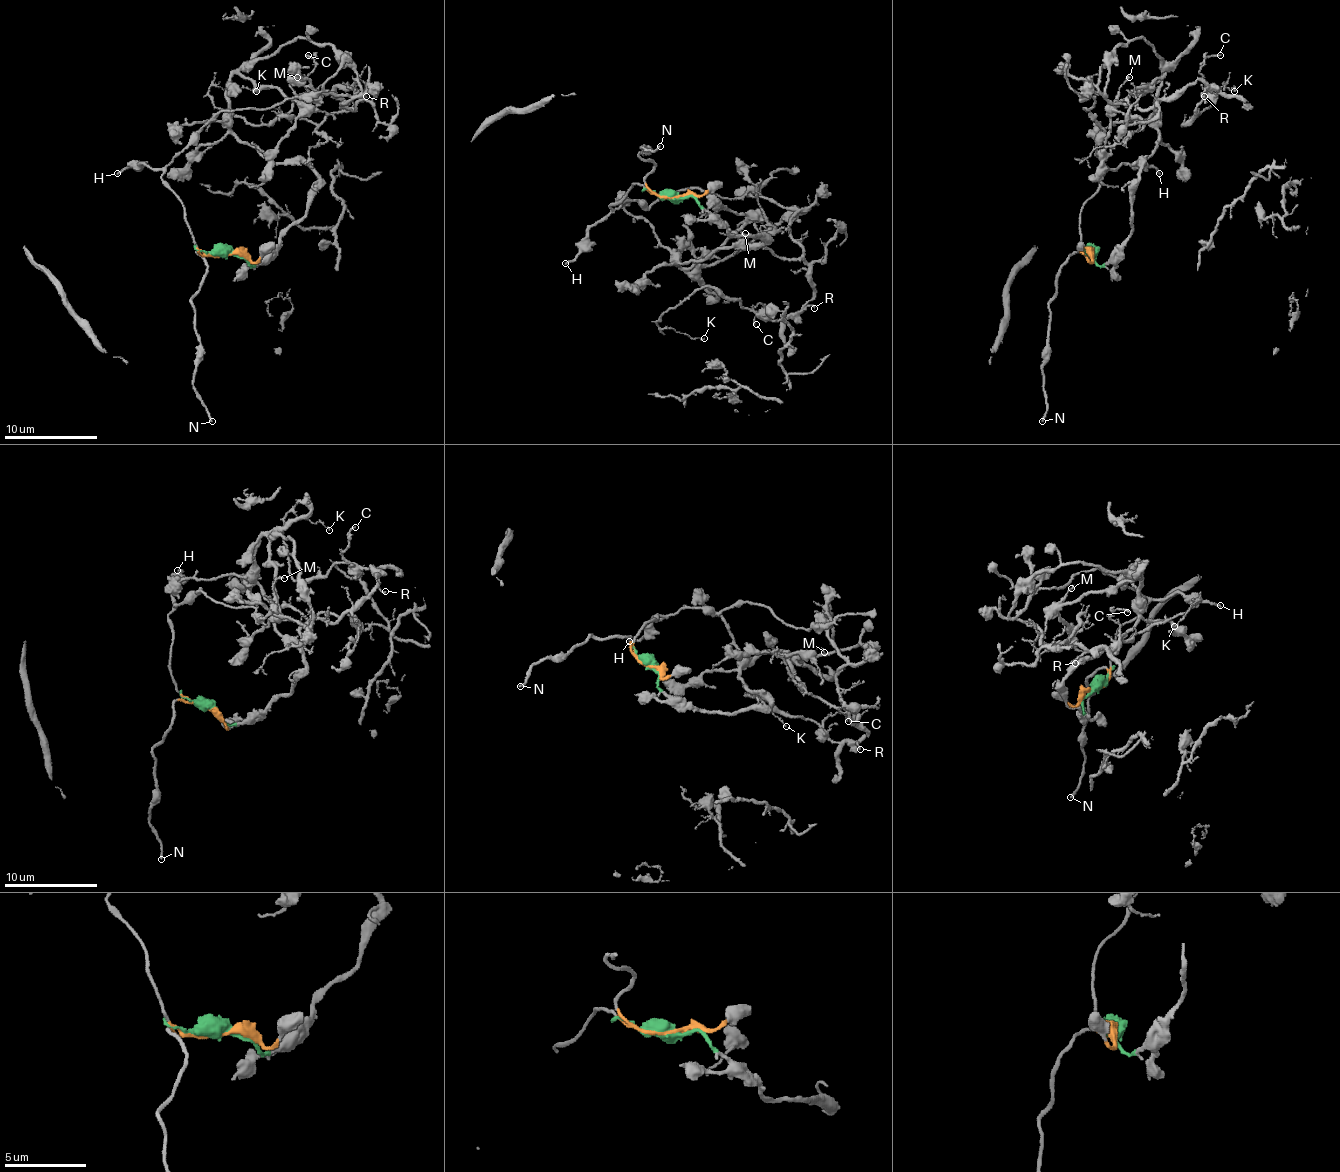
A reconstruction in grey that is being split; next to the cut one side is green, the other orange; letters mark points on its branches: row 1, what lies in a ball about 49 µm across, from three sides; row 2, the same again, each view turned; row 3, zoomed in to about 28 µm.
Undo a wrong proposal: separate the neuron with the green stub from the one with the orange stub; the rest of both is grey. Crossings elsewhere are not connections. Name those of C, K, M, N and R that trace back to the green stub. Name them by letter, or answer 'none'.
C, K, M, R

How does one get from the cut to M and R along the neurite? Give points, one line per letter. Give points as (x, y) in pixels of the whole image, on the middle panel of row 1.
M: (674, 198), (693, 195), (733, 235), (765, 242), (679, 263), (688, 268), (744, 224), (744, 233)
R: (674, 198), (765, 242), (677, 261), (698, 270), (808, 209), (789, 235), (812, 287), (801, 308), (815, 308)

